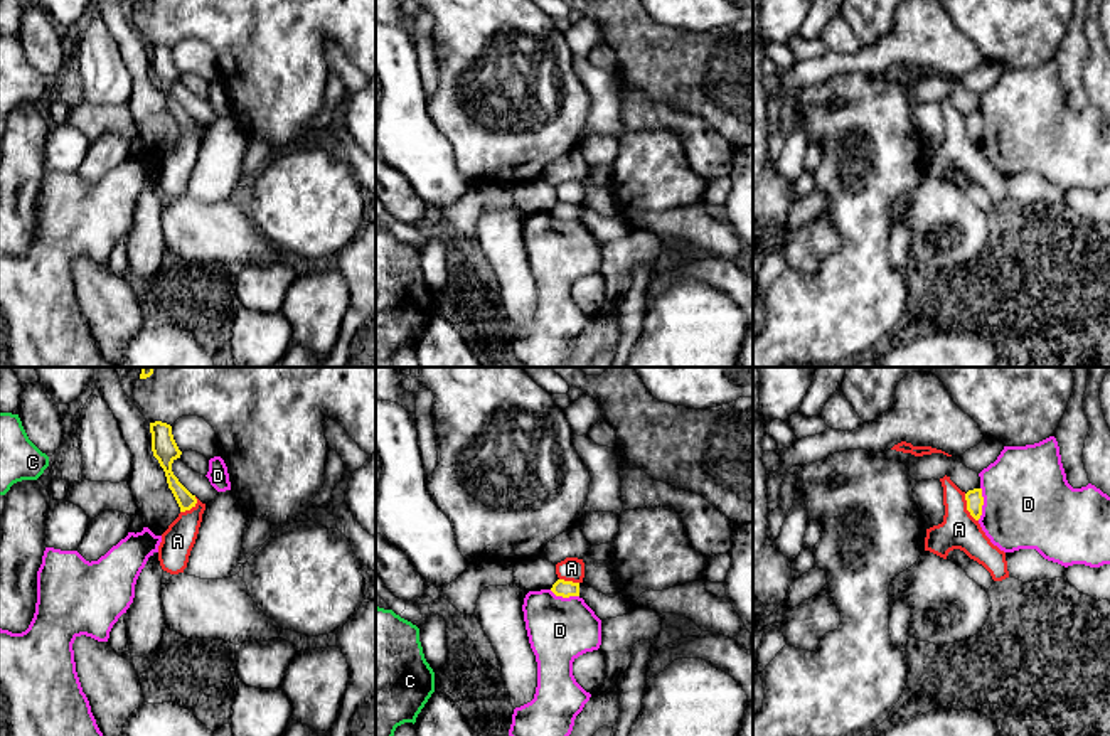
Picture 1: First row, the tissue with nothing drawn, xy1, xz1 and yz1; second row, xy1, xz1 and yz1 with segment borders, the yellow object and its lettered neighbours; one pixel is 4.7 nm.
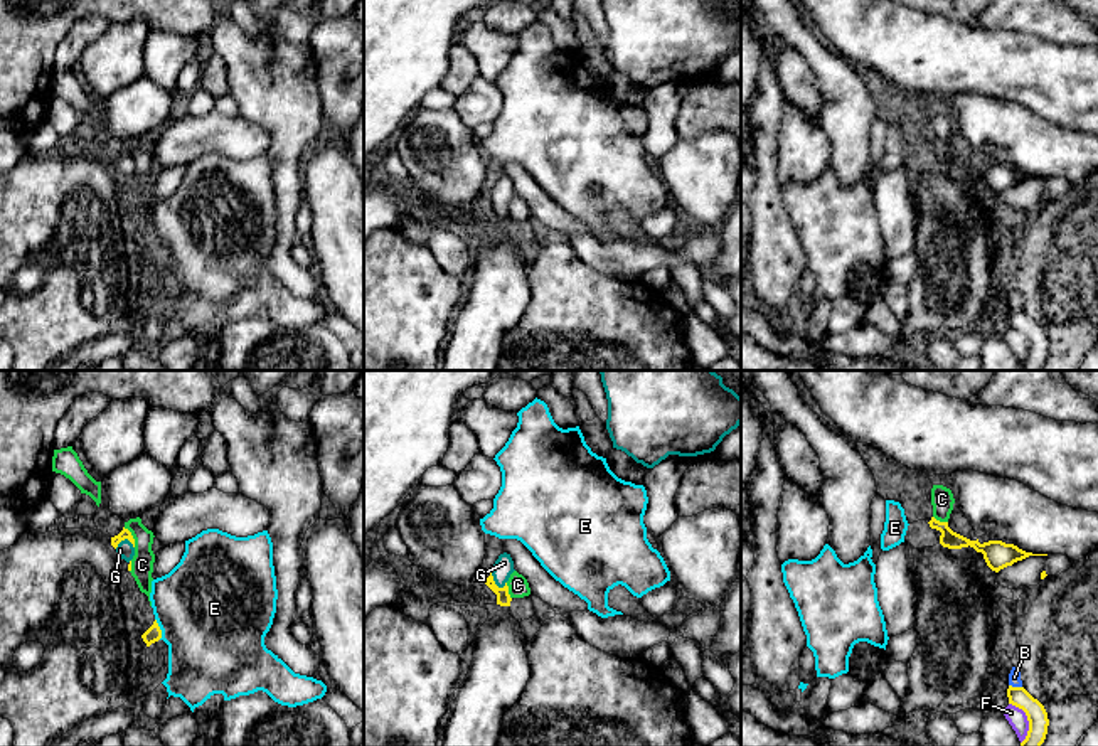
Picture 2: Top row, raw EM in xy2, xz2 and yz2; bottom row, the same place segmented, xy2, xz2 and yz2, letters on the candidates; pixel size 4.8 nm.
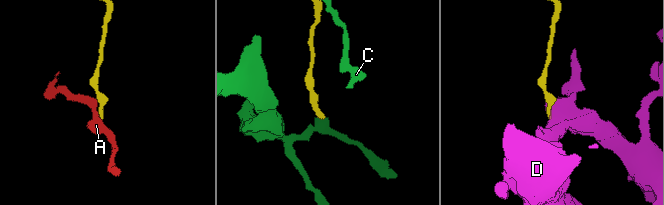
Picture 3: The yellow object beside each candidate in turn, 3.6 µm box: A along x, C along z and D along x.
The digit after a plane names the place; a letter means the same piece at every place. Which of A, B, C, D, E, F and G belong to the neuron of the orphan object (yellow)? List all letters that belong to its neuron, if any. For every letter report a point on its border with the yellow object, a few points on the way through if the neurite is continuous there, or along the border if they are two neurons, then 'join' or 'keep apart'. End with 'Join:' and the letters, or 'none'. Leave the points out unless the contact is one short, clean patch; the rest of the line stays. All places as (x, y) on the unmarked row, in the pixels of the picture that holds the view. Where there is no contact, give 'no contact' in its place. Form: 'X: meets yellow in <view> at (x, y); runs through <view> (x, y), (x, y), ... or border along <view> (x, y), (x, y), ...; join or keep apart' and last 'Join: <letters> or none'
A: meets yellow in yz1 at (967, 130); border along yz1 (964, 117), (967, 133), (977, 144); keep apart
B: meets yellow in yz2 at (1016, 310); border along yz2 (1009, 307), (1021, 310); keep apart
C: meets yellow in xy2 at (132, 159); border along xy2 (123, 150), (130, 155), (135, 169); keep apart
D: meets yellow in yz1 at (982, 127); border along yz1 (981, 110), (982, 137), (977, 142); keep apart
E: meets yellow in xy2 at (159, 251); border along xy2 (155, 241), (160, 261); keep apart
F: meets yellow in yz2 at (1028, 342); keep apart
G: meets yellow in xz2 at (492, 202); runs through xz2 (504, 221), (501, 211), (492, 202), (504, 189); join
Join: G

